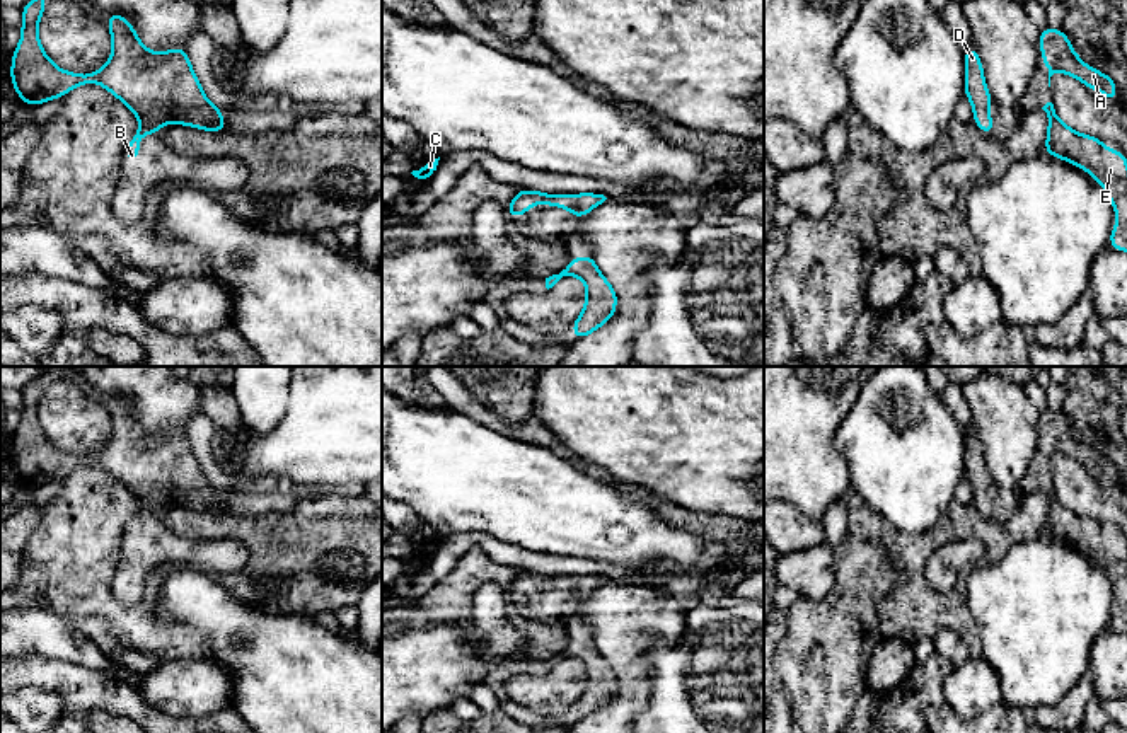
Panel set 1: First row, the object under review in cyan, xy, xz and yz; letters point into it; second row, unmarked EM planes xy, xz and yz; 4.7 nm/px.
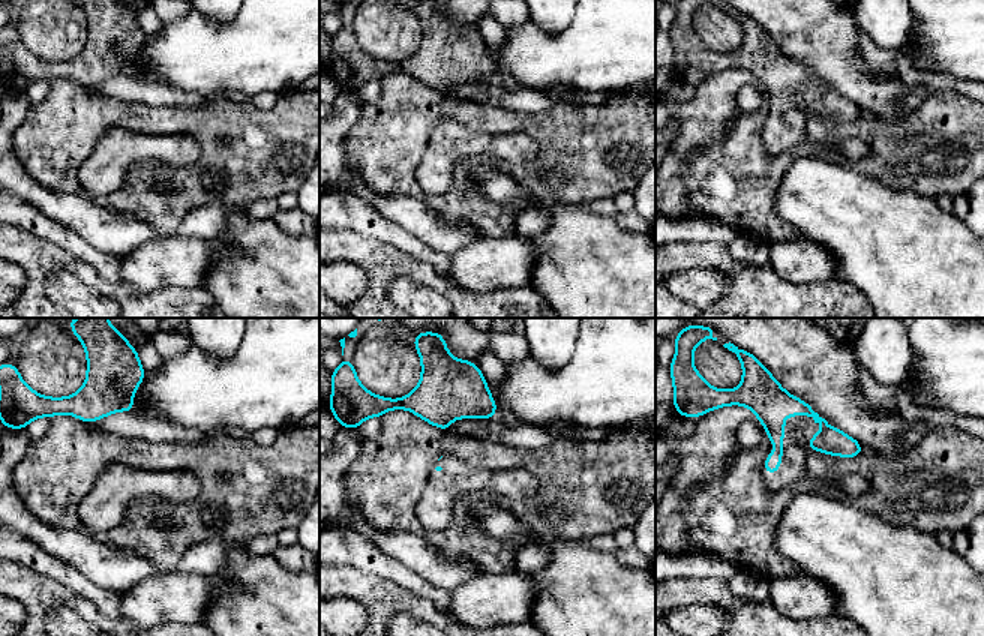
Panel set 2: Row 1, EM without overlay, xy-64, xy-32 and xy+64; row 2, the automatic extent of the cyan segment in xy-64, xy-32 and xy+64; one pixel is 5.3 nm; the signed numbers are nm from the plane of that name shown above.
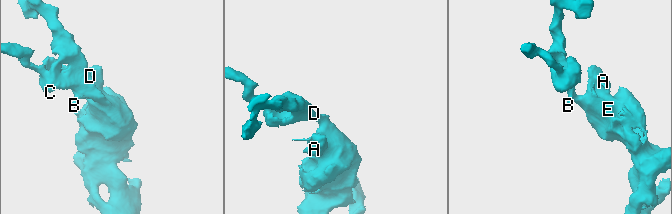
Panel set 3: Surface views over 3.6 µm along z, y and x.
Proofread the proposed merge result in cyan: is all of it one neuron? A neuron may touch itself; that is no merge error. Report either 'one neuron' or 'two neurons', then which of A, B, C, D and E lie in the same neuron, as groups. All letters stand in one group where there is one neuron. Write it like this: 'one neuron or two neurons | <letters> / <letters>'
one neuron | A B C D E

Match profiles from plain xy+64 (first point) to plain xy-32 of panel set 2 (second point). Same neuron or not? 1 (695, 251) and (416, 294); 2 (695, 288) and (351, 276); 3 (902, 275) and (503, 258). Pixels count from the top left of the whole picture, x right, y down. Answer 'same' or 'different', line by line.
1: different
2: same
3: different

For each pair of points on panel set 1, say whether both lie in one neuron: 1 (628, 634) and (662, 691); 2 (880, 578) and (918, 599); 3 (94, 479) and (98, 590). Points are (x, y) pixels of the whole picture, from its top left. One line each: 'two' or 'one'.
1: two
2: two
3: one

